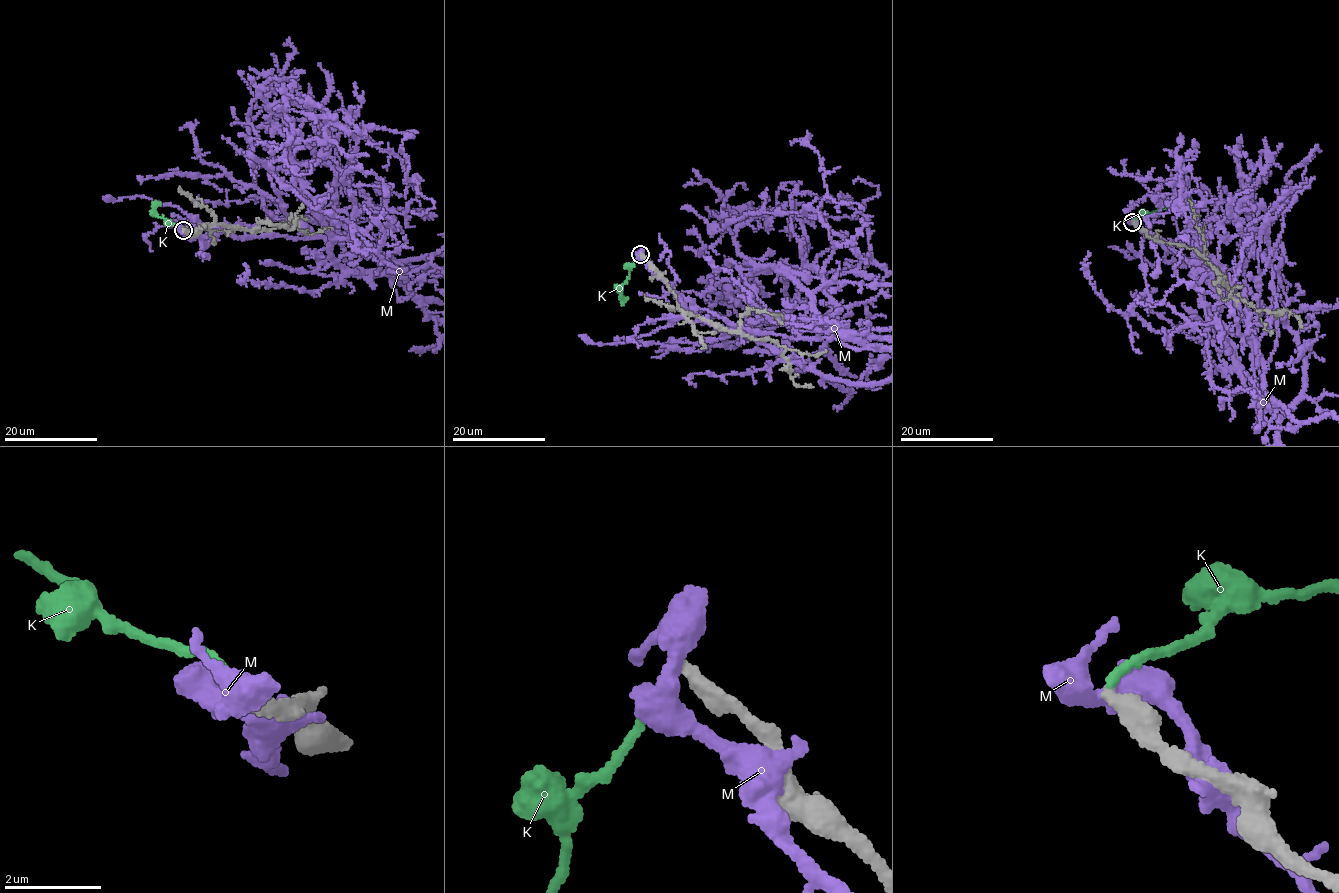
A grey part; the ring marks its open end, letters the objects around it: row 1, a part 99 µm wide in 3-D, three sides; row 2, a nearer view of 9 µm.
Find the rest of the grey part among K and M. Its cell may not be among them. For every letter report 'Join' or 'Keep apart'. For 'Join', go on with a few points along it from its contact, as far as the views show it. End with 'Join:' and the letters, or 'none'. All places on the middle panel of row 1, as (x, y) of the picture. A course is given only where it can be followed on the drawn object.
K: Keep apart
M: Keep apart
Join: none

